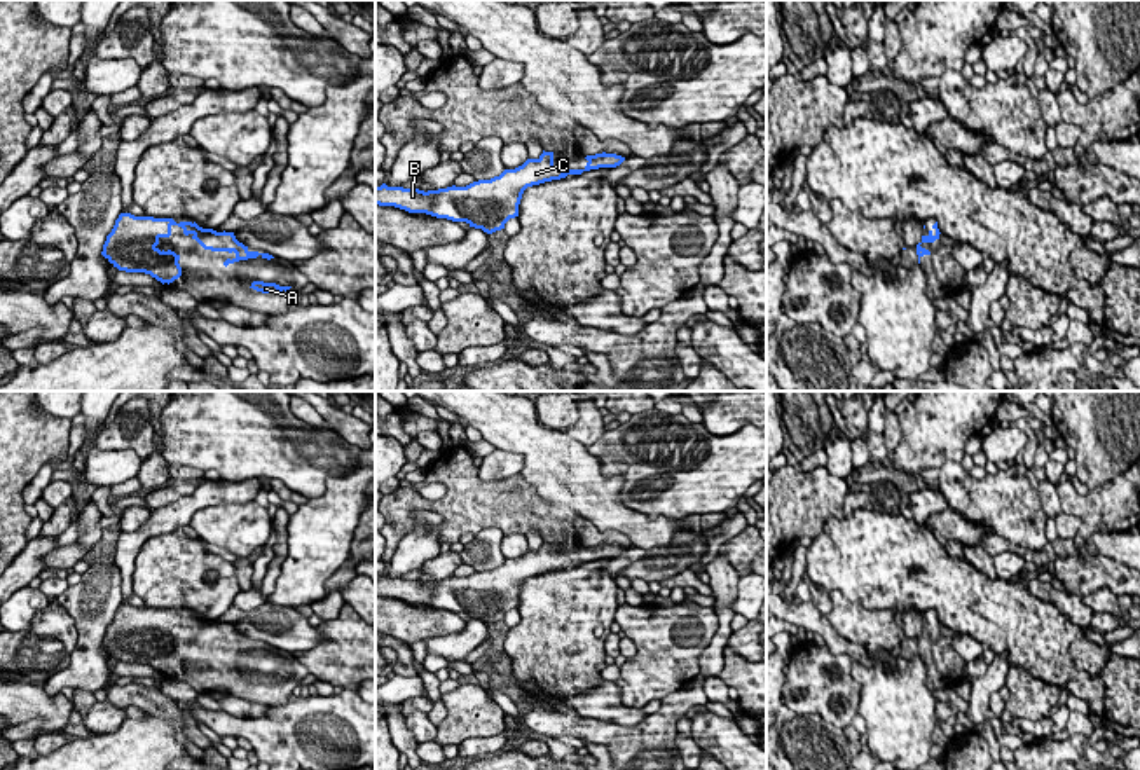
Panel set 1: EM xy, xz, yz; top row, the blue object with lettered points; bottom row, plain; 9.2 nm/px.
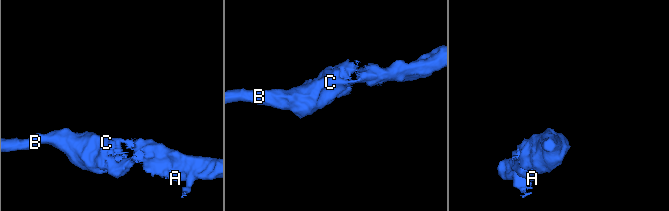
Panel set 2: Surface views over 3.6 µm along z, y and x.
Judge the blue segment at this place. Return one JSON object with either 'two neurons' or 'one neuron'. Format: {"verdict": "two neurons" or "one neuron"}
{"verdict": "one neuron"}

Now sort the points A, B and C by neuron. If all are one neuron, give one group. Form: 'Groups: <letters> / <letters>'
Groups: A B C

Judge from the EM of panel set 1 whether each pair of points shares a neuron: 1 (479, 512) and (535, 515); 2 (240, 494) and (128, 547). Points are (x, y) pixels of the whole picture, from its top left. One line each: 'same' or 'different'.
1: same
2: same

